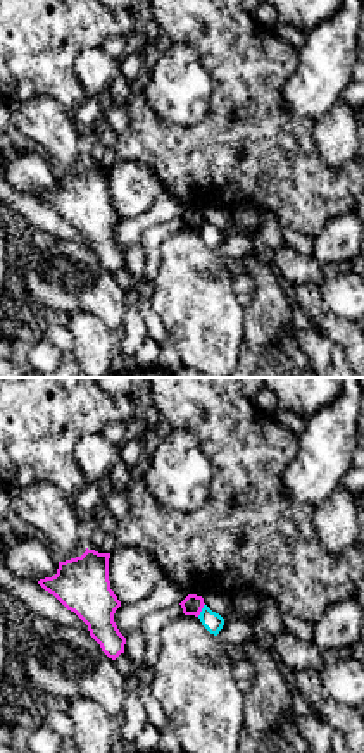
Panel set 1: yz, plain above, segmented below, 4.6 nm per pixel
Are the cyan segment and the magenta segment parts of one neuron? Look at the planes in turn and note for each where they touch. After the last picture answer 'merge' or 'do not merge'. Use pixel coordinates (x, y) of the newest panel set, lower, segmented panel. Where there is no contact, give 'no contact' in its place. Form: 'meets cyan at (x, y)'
meets cyan at (202, 610)

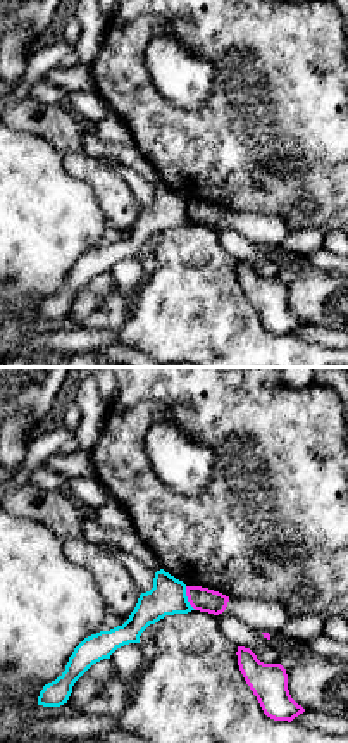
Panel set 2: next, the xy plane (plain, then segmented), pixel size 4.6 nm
meets cyan at (186, 599)

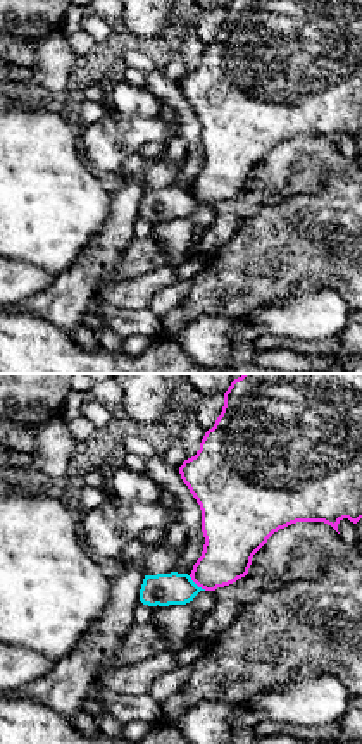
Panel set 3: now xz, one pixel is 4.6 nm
meets cyan at (195, 584)

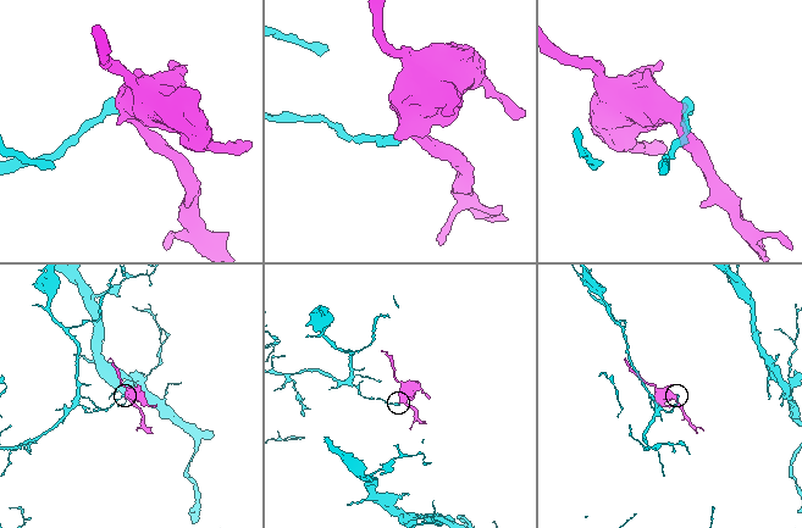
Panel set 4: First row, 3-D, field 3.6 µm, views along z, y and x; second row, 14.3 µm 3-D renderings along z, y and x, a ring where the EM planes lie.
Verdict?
do not merge

